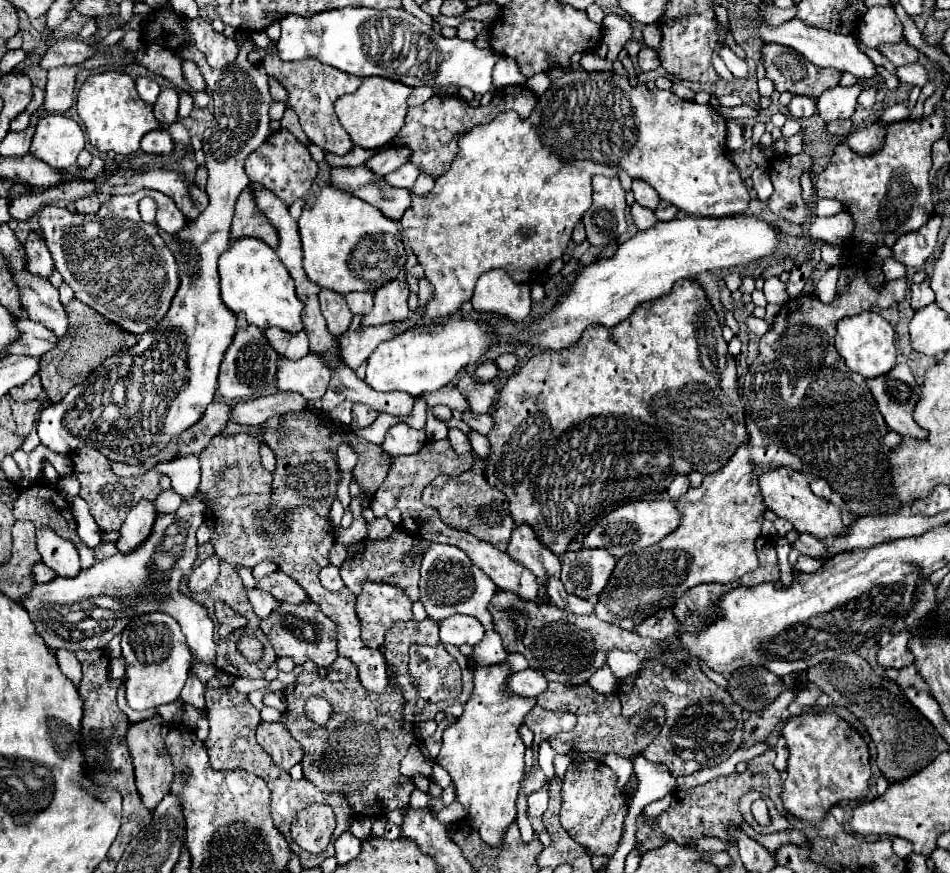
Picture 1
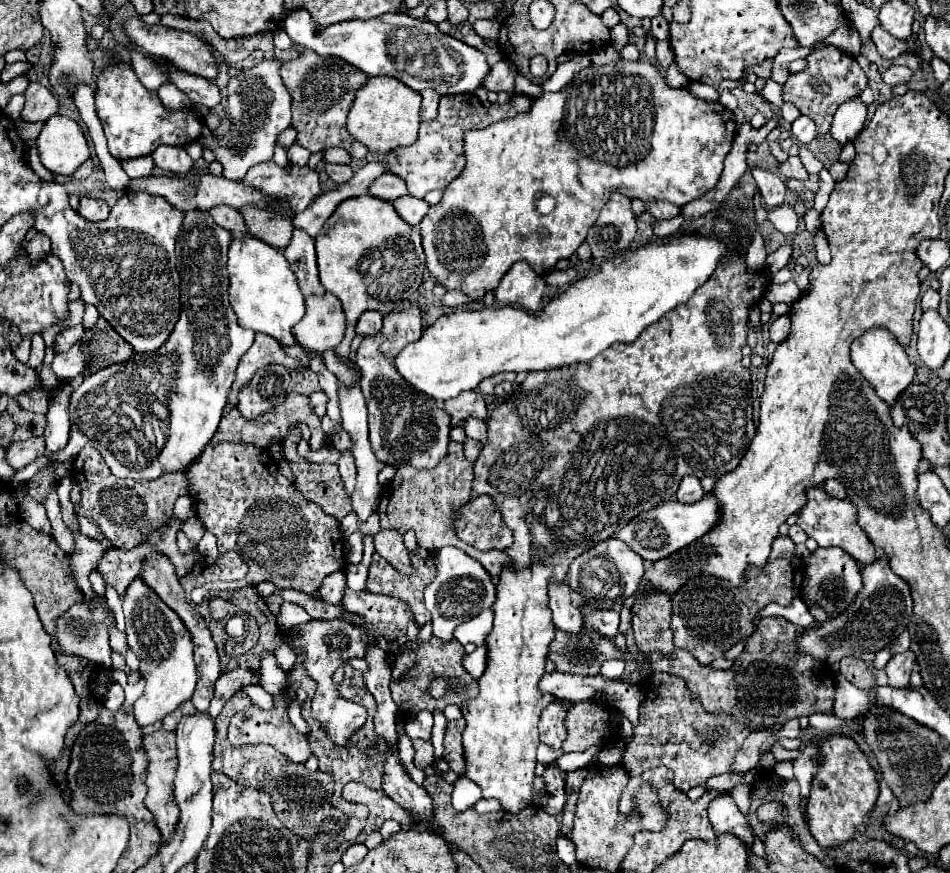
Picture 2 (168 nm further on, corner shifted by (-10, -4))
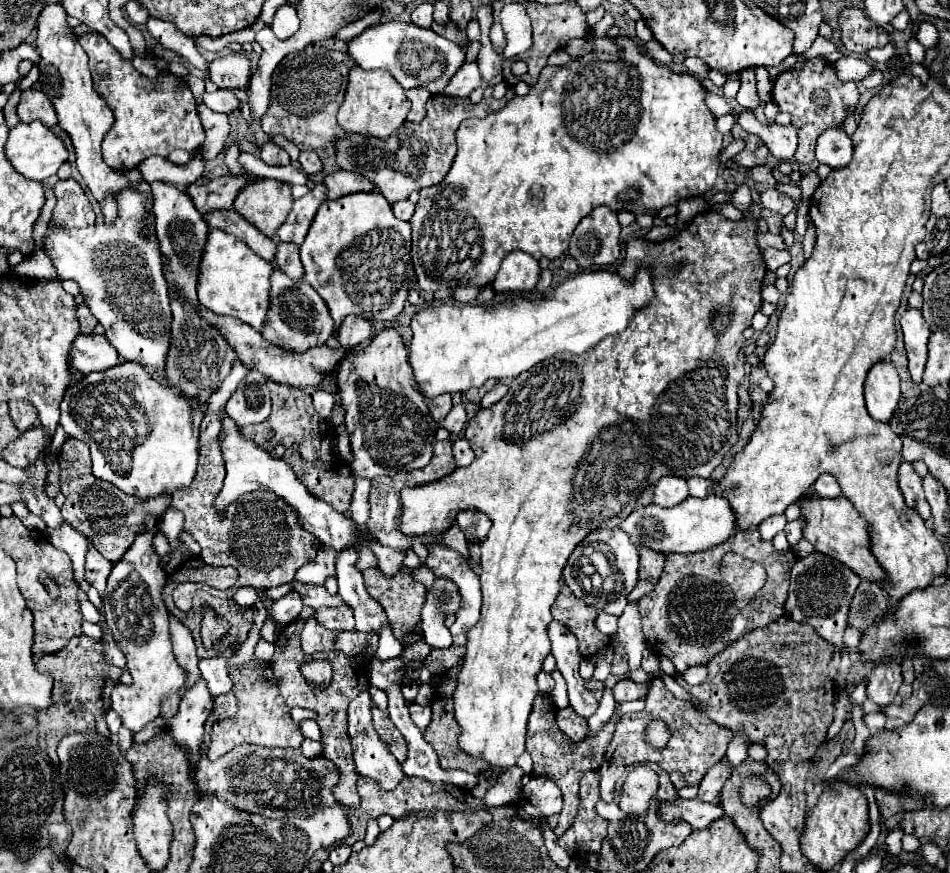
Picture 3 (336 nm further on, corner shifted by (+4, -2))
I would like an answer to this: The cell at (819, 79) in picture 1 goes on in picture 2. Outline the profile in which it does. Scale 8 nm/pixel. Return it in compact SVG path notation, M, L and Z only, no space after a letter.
M835 46L825 48L823 52L811 52L805 60L805 70L789 74L787 82L783 84L783 100L795 104L801 110L801 114L807 114L817 124L817 136L823 138L823 134L831 126L837 106L843 100L859 96L859 92L867 86L867 76L853 56L837 50Z

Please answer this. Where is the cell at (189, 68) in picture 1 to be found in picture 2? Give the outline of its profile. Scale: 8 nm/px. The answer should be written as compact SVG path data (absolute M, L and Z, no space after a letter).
M129 16L129 18L125 18L123 30L125 30L127 38L129 38L133 44L145 48L149 56L169 58L169 62L173 62L173 64L179 66L181 70L191 72L191 74L201 76L201 78L207 78L207 80L213 80L215 74L217 74L217 64L215 64L215 58L213 58L213 50L211 50L205 42L201 42L195 34L191 34L191 32L165 28L165 26L161 26L161 24L149 26L149 24L145 24L139 16Z

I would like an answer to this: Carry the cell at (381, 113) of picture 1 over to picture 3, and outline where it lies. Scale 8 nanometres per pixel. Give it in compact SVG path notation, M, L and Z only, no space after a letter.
M353 66L349 72L349 84L345 92L345 102L339 106L337 120L345 132L369 134L375 138L387 138L395 132L407 118L411 102L405 96L405 90L389 76L385 70L363 70Z

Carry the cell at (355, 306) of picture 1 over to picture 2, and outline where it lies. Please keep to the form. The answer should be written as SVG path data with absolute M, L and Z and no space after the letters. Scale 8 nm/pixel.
M367 310L367 312L363 312L361 318L357 320L357 334L361 334L361 336L371 336L371 334L379 332L381 322L383 322L381 312L377 312L377 310Z

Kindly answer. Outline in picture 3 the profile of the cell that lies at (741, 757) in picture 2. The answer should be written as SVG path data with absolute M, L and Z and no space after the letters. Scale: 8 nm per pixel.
M717 764L713 768L707 770L707 774L703 776L701 784L699 784L699 794L697 798L701 802L717 802L719 800L719 794L721 794L721 788L725 784L725 780L729 778L729 766L725 764Z

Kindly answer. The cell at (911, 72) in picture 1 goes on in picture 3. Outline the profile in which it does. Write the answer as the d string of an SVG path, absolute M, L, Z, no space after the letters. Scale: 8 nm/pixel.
M841 56L833 64L833 68L841 82L861 82L873 70L873 66L867 60L861 60L857 56Z

